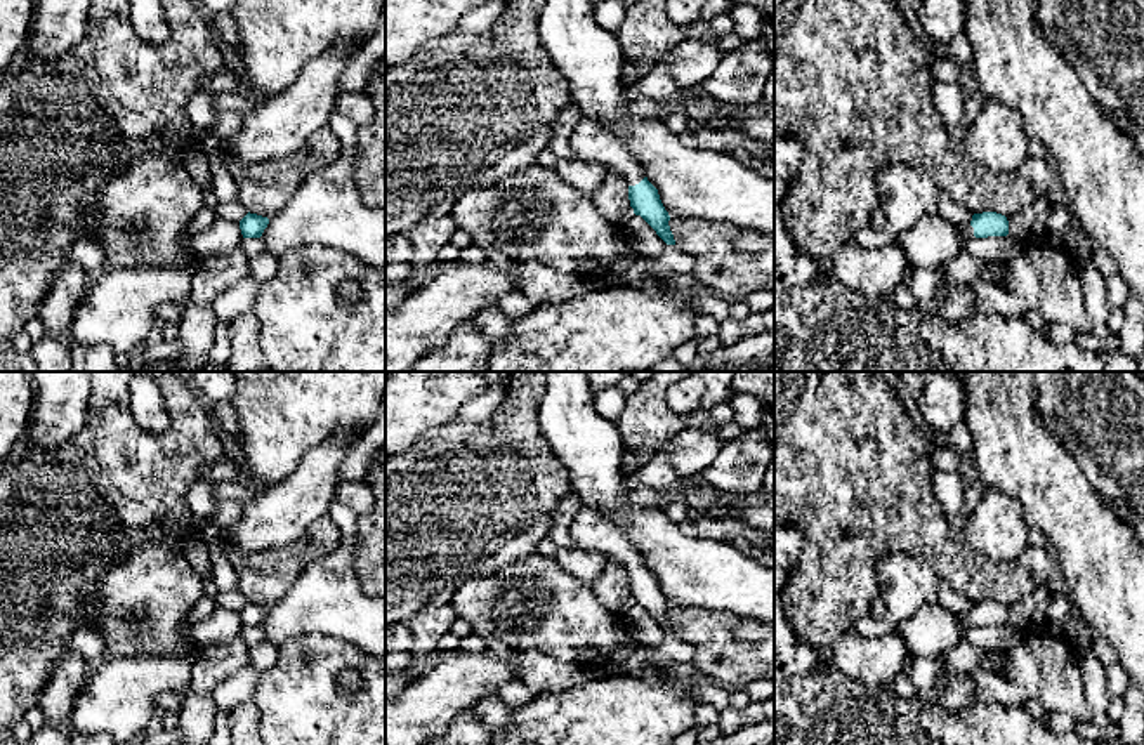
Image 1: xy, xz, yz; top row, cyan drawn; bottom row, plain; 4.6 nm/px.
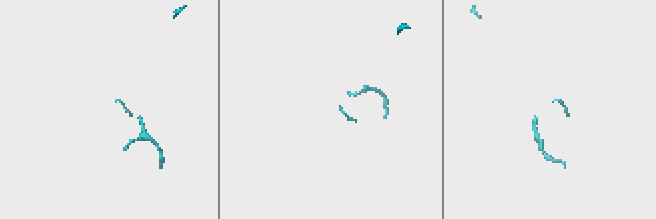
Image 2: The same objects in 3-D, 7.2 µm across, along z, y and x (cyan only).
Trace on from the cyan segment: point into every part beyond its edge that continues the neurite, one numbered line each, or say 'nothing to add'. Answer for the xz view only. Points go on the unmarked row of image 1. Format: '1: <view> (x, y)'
1: xz (592, 530)

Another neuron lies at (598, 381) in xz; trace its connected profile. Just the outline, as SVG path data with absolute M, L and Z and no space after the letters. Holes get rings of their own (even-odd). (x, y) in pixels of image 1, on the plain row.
M585 372L592 396L602 389L616 387L616 384L632 372Z

